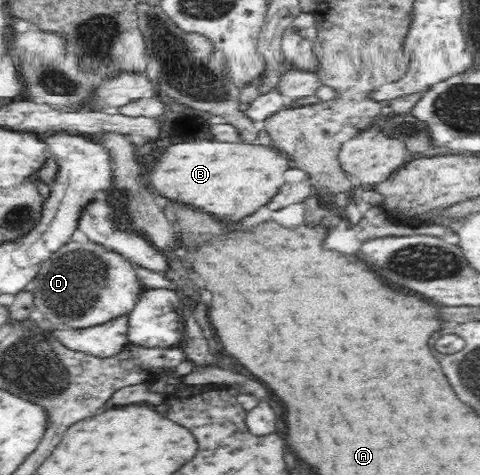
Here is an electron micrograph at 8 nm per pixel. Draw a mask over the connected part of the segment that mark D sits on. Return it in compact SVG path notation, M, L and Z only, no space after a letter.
M88 240L87 243L79 243L79 241L66 243L42 265L37 277L29 282L25 289L33 293L34 307L39 309L45 319L51 321L53 328L85 329L85 327L103 325L117 319L117 316L125 312L129 313L145 288L137 278L135 267L129 260L119 253L110 251L104 245Z

